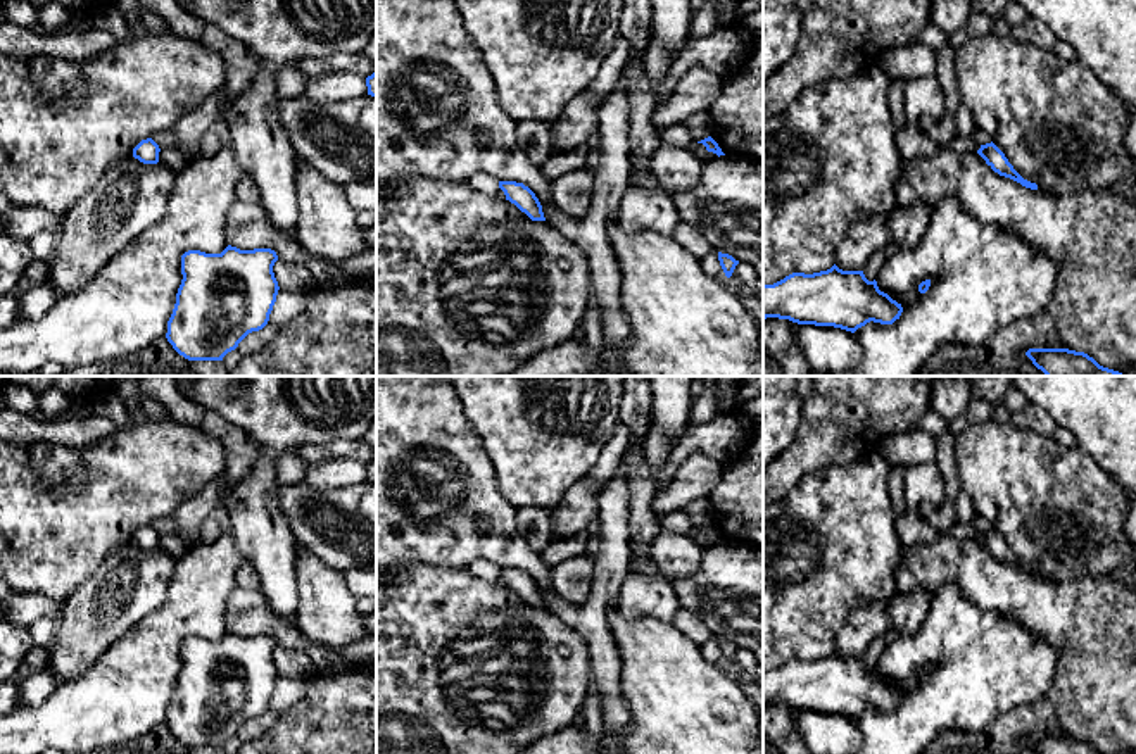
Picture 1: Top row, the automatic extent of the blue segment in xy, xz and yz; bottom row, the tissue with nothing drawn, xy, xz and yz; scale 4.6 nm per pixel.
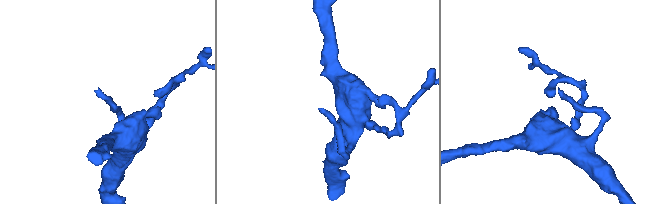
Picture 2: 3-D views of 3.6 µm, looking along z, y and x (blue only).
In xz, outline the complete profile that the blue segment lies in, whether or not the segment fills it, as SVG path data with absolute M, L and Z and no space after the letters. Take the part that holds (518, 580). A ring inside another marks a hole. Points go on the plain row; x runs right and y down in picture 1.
M499 568L499 575L504 578L506 587L514 590L532 607L546 607L542 592L528 573L516 568Z

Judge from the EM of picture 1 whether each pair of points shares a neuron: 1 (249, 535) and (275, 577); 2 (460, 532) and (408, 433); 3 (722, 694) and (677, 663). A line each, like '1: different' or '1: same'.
1: same
2: same
3: same

